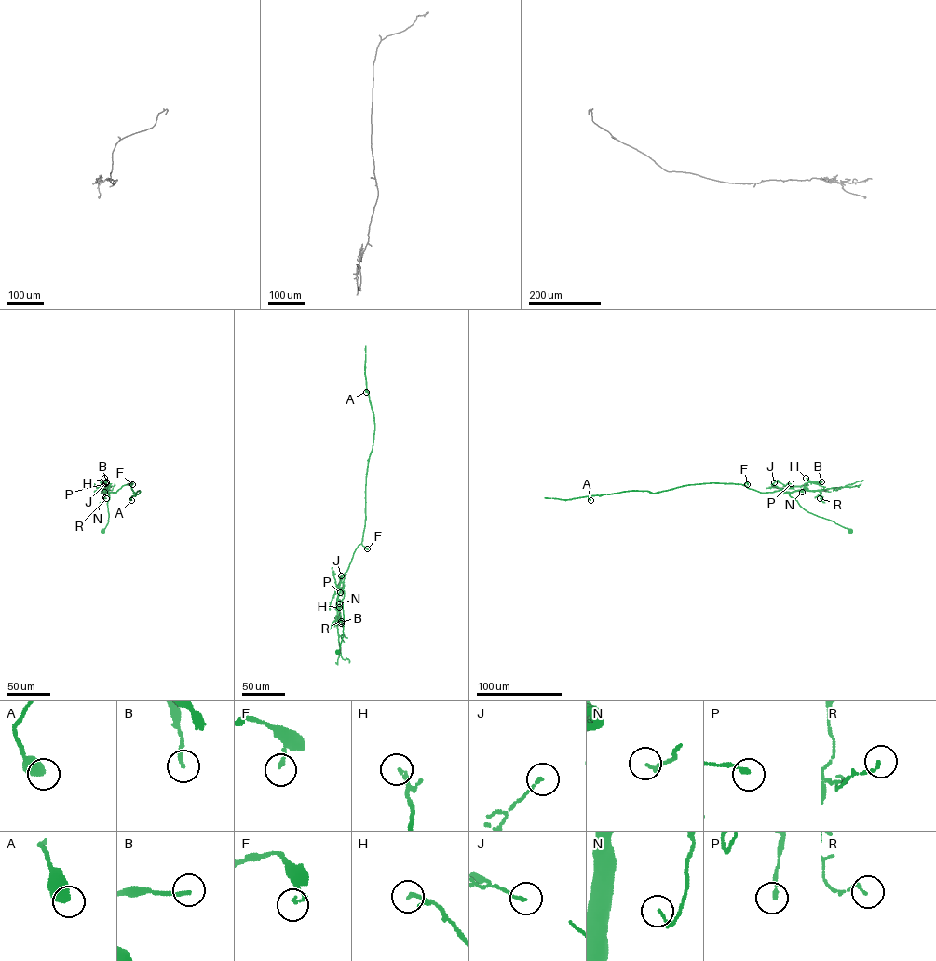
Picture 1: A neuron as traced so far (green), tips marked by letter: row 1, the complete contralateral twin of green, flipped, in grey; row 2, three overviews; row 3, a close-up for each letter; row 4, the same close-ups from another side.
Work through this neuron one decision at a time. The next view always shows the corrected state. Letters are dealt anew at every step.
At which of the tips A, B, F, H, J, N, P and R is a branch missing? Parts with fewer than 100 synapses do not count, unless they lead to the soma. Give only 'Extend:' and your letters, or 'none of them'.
Extend: none of them

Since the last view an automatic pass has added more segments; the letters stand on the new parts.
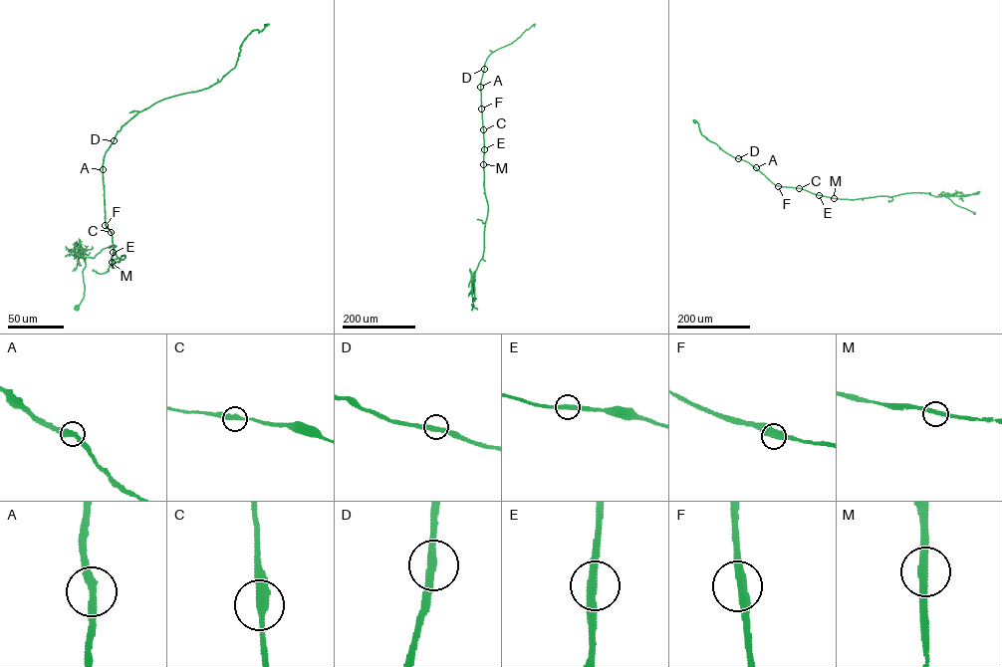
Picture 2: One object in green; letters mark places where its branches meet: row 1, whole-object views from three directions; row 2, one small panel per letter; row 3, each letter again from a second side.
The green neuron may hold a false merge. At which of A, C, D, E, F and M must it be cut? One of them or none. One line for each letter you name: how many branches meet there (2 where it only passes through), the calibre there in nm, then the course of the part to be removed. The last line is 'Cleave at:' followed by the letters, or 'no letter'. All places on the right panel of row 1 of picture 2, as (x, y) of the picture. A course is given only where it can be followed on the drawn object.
Cleave at: no letter

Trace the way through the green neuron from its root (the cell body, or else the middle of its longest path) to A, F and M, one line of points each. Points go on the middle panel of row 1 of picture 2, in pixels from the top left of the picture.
A: (472, 305), (473, 276), (482, 257), (488, 209), (483, 185), (480, 87)
F: (472, 305), (473, 276), (482, 257), (488, 209), (483, 185), (481, 109)
M: (472, 305), (473, 276), (482, 257), (488, 209), (483, 164)

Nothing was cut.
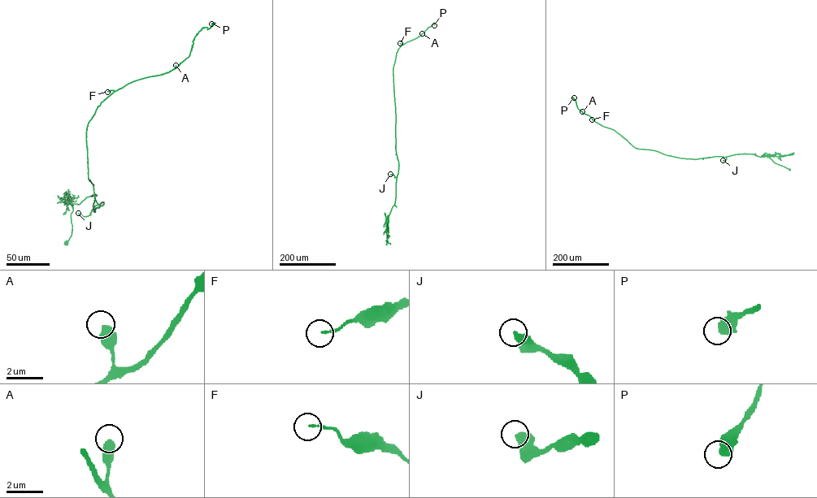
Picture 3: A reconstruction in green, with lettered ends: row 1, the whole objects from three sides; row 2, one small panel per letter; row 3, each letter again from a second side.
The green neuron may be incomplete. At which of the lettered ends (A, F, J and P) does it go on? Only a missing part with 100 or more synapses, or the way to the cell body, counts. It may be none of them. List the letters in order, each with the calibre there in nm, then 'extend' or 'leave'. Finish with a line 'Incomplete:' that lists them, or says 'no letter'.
A: 500 nm | leave
F: 110 nm | leave
J: 460 nm | leave
P: 550 nm | leave
Incomplete: no letter

